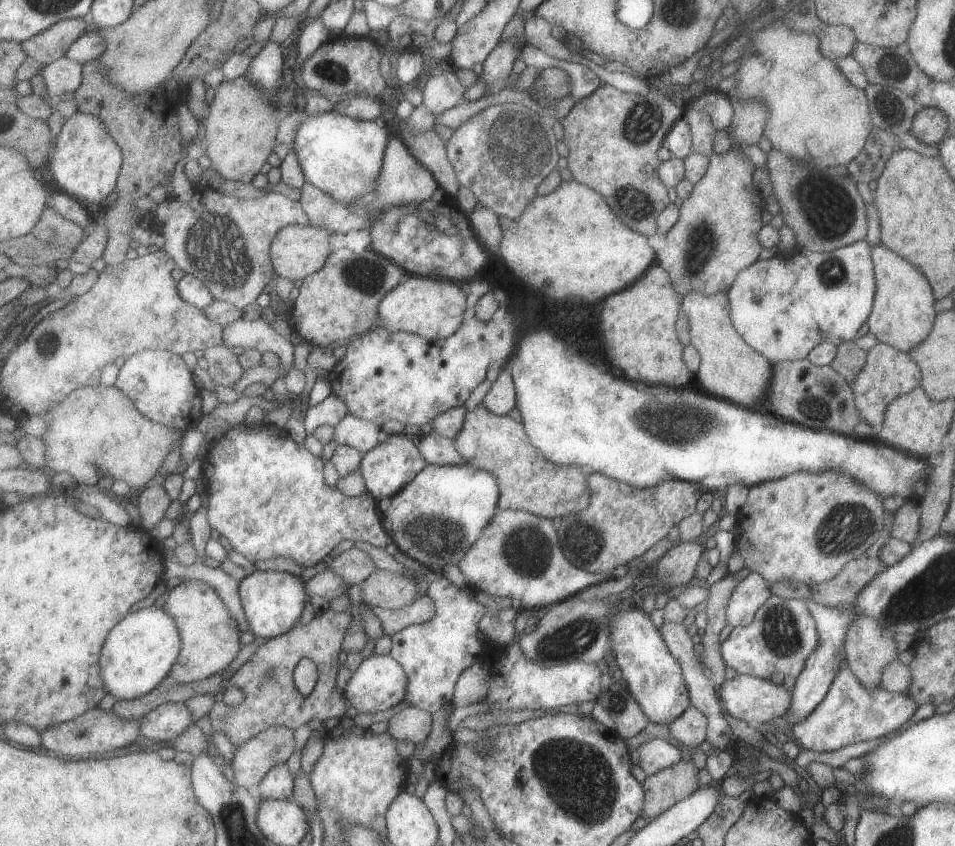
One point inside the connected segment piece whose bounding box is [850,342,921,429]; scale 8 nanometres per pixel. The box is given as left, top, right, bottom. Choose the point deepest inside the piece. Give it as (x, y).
(888, 372)

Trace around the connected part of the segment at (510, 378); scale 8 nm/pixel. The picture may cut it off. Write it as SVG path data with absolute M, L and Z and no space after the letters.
M506 367L493 384L484 403L492 412L500 416L509 415L514 408L519 406L519 391L512 368Z

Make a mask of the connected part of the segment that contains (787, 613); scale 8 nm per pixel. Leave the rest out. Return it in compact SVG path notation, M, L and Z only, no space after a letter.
M772 595L756 611L753 621L745 627L734 627L721 644L724 662L738 675L770 679L776 672L798 676L808 655L818 646L817 624L804 599L785 599Z

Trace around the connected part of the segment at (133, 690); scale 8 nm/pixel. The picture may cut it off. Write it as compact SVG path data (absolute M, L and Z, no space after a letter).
M152 605L130 613L115 626L103 650L101 665L107 689L125 701L150 694L171 676L183 646L179 622L165 607Z

